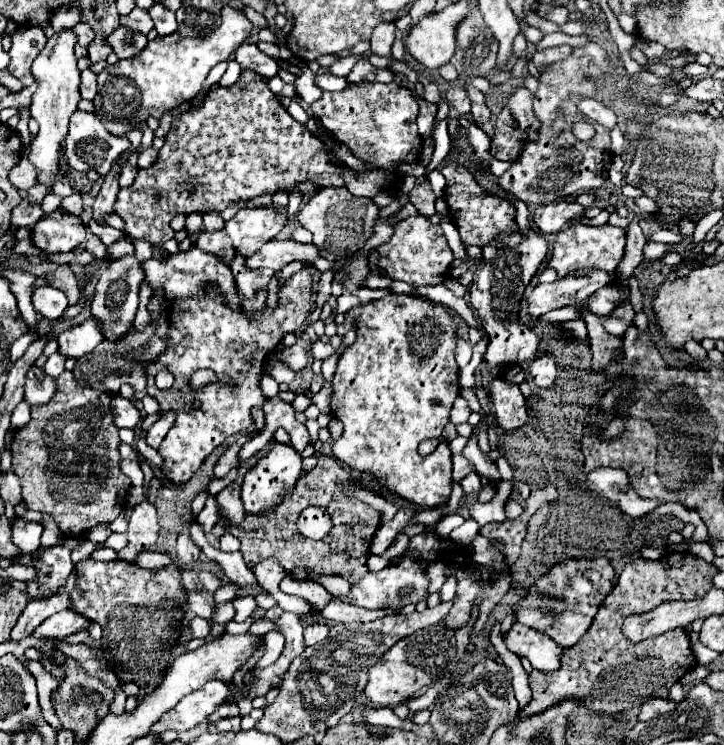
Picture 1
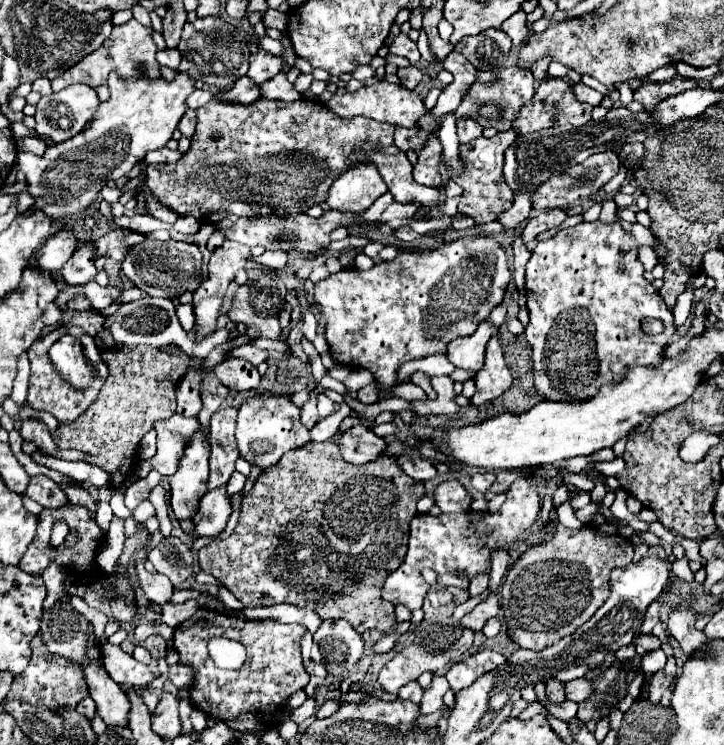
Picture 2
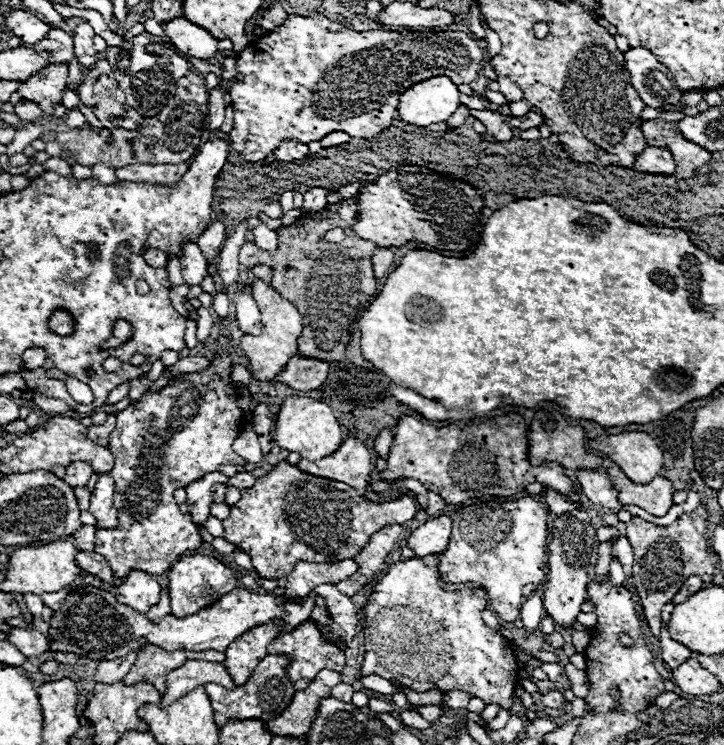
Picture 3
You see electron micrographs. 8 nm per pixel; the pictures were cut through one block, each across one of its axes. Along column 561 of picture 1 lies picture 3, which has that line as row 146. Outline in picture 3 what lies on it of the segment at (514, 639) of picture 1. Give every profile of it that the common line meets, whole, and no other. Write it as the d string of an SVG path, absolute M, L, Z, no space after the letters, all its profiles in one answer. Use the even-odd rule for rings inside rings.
M650 144L634 160L634 170L638 170L638 172L674 174L674 168L676 168L676 164L674 164L674 156L670 154L670 150L668 148L656 148Z

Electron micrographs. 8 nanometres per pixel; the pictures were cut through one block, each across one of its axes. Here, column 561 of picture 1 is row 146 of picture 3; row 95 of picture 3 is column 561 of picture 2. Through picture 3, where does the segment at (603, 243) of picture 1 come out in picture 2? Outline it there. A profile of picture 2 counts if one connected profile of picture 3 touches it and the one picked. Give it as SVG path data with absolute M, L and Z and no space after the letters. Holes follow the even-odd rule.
M600 220L596 222L582 222L574 228L562 228L560 232L556 232L552 238L548 238L546 242L538 242L536 248L532 250L532 258L528 260L526 264L526 298L528 298L528 312L530 312L530 322L526 326L526 340L532 348L532 364L534 364L534 384L536 384L536 390L542 398L546 400L554 400L554 402L560 402L560 400L586 400L586 396L594 396L594 392L600 392L602 384L614 384L614 380L622 380L622 376L626 376L626 372L630 368L636 368L636 366L646 366L650 368L650 364L658 364L658 360L662 360L664 356L664 348L666 344L670 342L672 334L676 332L676 326L674 326L674 318L672 318L672 312L666 308L662 296L658 294L658 290L642 276L644 274L644 268L642 268L642 262L638 260L638 242L634 240L634 236L630 232L626 232L618 222L612 222L612 224L604 224ZM620 252L624 252L624 256L620 256ZM618 262L626 264L626 268L620 272L618 270ZM644 318L658 318L664 322L664 332L662 334L656 334L656 336L650 336L642 330L642 320Z

